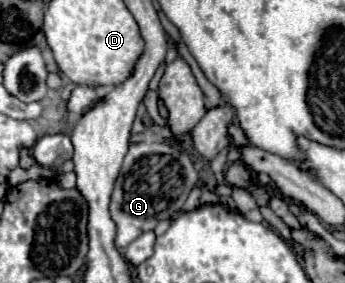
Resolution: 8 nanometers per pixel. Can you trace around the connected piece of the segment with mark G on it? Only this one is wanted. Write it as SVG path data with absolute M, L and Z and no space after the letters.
M140 142L130 146L110 202L110 214L118 226L116 246L128 246L142 232L154 230L160 220L166 220L172 212L180 210L196 182L198 174L192 160L178 146L170 146L168 142Z

